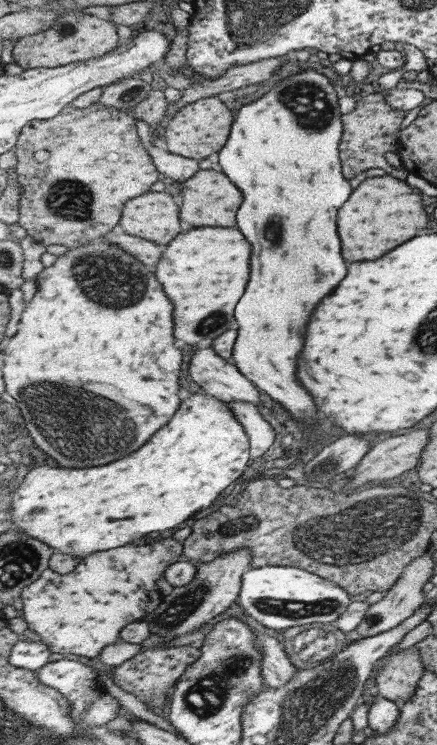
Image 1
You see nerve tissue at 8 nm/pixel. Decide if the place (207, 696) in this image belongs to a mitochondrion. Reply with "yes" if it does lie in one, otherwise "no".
yes

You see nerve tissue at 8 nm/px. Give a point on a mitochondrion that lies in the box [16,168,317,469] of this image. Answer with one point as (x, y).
(63, 429)

